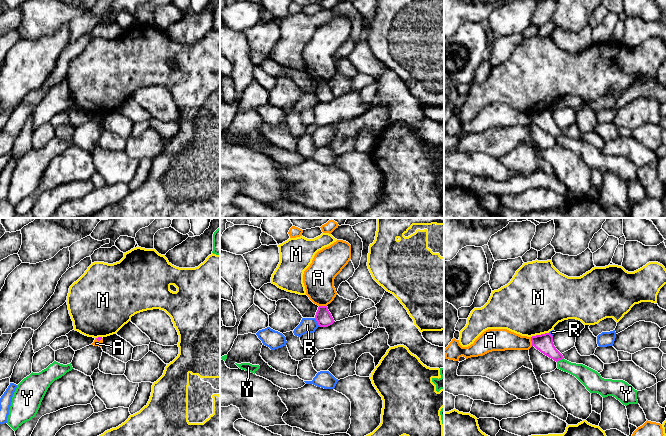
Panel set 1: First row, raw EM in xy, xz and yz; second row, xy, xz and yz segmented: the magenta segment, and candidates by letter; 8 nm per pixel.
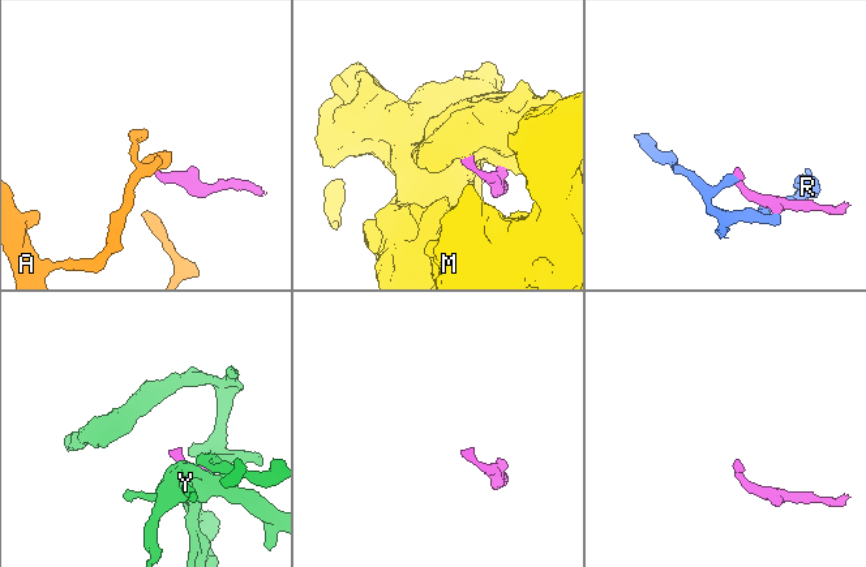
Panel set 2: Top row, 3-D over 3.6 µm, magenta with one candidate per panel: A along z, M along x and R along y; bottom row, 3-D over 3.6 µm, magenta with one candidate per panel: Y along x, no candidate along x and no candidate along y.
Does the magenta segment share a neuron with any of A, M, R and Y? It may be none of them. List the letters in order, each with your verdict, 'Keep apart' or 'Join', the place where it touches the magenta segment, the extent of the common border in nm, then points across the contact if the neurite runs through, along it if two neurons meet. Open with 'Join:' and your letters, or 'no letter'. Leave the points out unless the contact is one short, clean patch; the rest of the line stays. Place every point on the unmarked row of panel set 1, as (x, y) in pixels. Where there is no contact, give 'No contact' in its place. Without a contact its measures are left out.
Join: no letter
A: Keep apart. Touches magenta at yz (531, 116). Shared border 70 nm. Boundary: yz (530, 113), (532, 121)
M: Keep apart. Touches magenta at yz (539, 111). Shared border 150 nm
R: Keep apart. Touches magenta at xz (317, 98). Shared border 90 nm
Y: Keep apart. Touches magenta at yz (559, 135). Shared border 70 nm

